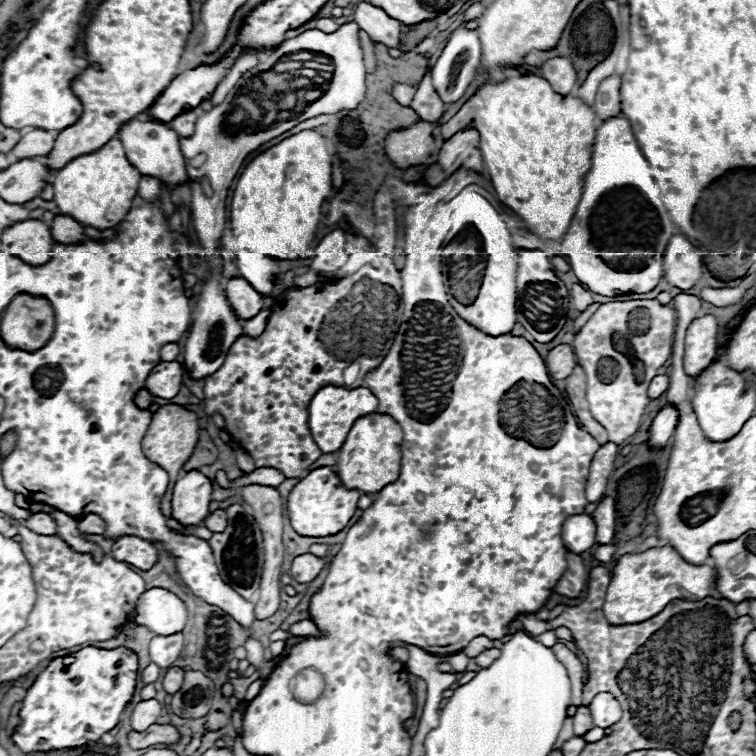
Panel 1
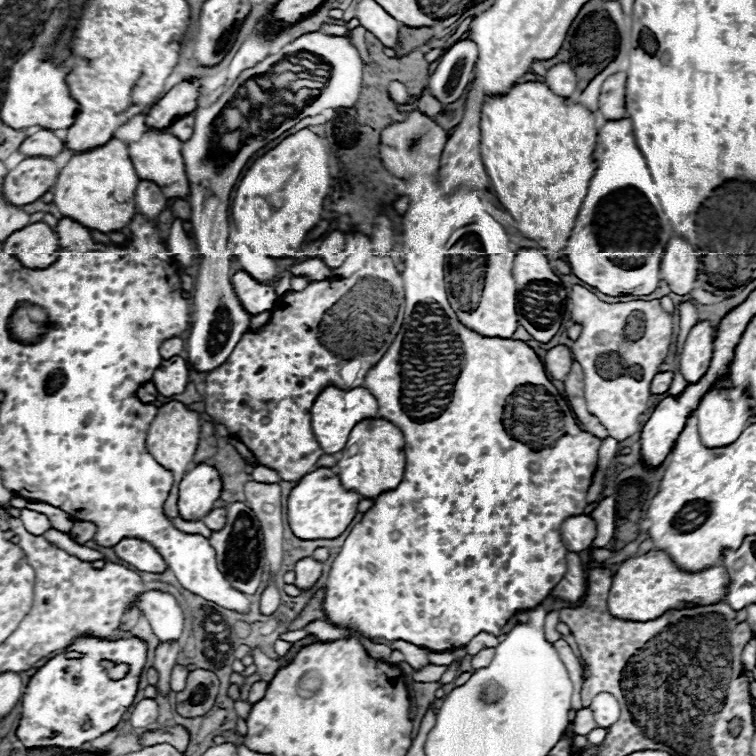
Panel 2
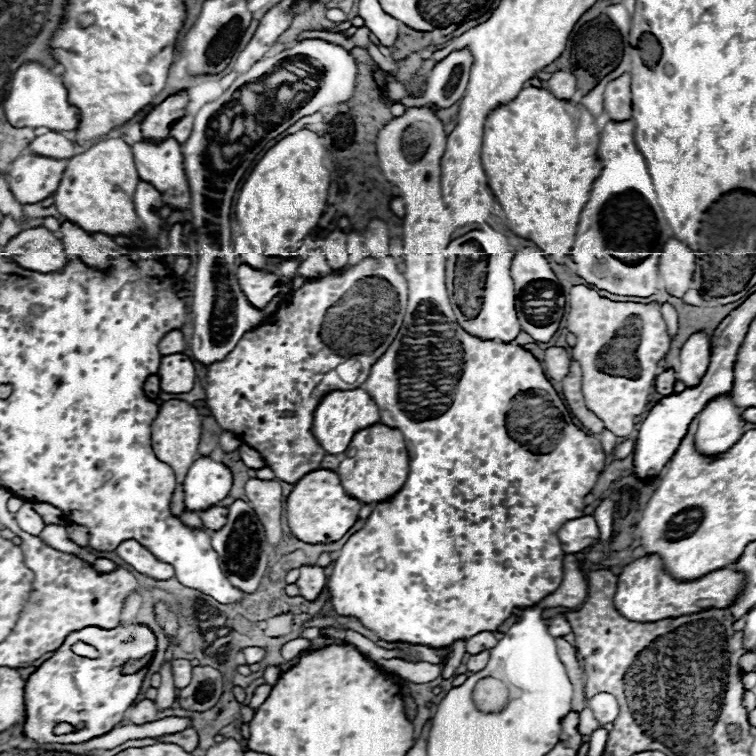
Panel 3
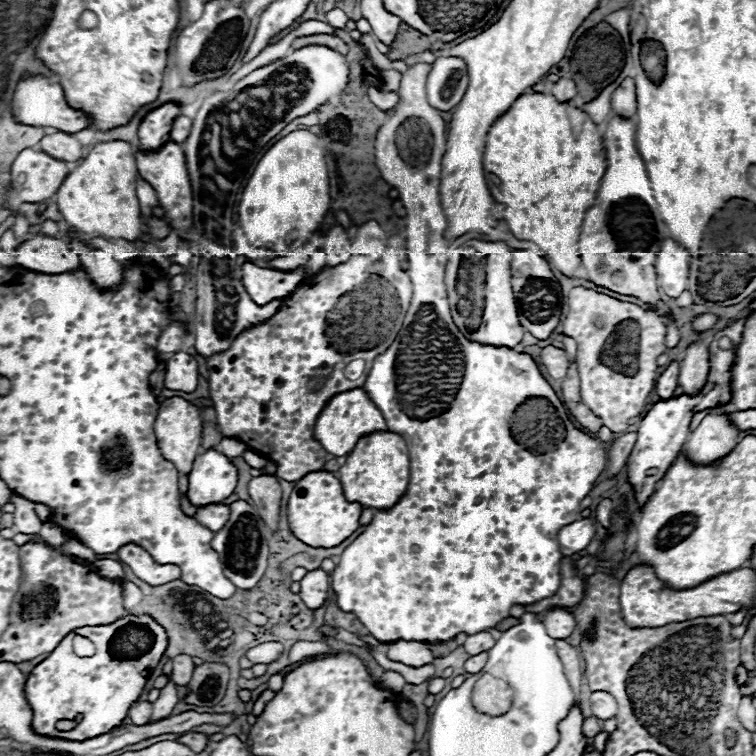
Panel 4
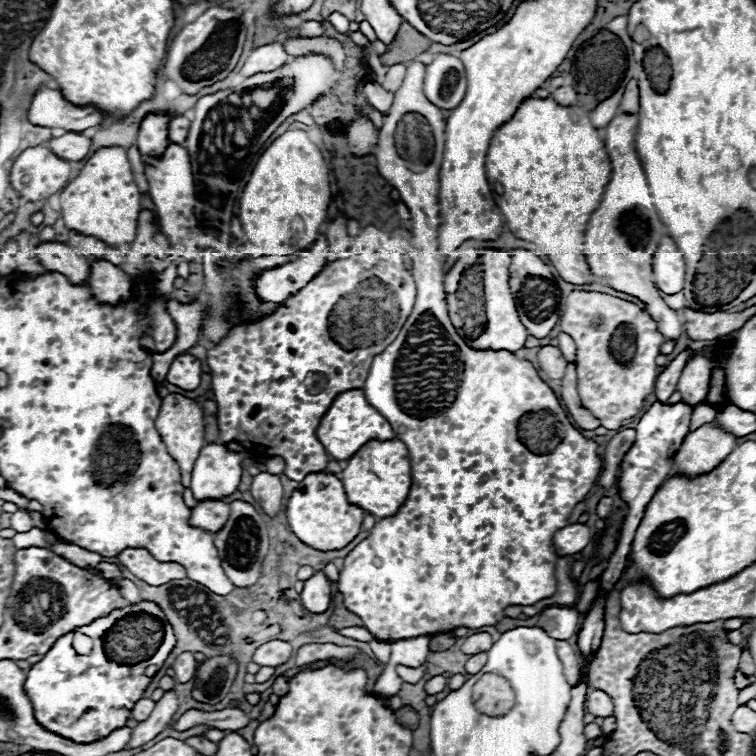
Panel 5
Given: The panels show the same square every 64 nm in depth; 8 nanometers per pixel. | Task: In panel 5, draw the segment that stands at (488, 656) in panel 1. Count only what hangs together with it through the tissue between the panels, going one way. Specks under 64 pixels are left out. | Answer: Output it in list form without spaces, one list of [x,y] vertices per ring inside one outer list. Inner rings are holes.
[[[486,652],[474,654],[474,656],[466,662],[466,672],[468,672],[468,674],[476,674],[476,672],[482,670],[484,664],[486,664]]]

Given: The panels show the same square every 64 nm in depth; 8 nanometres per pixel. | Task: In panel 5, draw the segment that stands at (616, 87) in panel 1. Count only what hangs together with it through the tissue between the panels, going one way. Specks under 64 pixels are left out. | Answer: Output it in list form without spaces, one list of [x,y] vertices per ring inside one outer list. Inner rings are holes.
[[[630,80],[626,86],[626,92],[622,96],[622,104],[620,110],[626,114],[636,114],[640,110],[640,90],[638,90],[638,82]]]

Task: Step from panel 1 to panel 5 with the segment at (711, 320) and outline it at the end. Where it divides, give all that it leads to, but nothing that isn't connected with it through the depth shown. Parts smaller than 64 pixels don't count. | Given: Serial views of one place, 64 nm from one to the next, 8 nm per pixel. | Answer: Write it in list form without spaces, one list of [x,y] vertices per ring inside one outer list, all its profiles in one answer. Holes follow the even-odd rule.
[[[704,354],[690,358],[676,384],[676,390],[682,394],[682,402],[692,406],[704,402],[710,392],[710,378],[712,378],[710,360]]]

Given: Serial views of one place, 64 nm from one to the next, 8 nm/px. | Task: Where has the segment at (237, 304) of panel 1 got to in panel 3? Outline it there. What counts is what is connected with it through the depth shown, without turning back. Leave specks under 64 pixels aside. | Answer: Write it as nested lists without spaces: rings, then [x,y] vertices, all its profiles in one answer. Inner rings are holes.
[[[242,264],[236,276],[242,292],[248,296],[250,304],[256,308],[264,308],[274,296],[280,294],[280,284],[278,284],[280,278],[274,276],[272,272],[262,272],[248,264]]]

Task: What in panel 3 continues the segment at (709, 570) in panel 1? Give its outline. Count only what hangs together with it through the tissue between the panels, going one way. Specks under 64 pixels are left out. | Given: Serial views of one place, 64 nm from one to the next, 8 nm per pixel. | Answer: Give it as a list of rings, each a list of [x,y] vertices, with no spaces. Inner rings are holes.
[[[644,556],[628,564],[618,576],[618,590],[614,596],[616,610],[630,622],[658,622],[684,614],[696,614],[708,608],[730,608],[744,588],[746,574],[730,568],[710,572],[692,582],[676,582],[662,568],[658,556]]]

